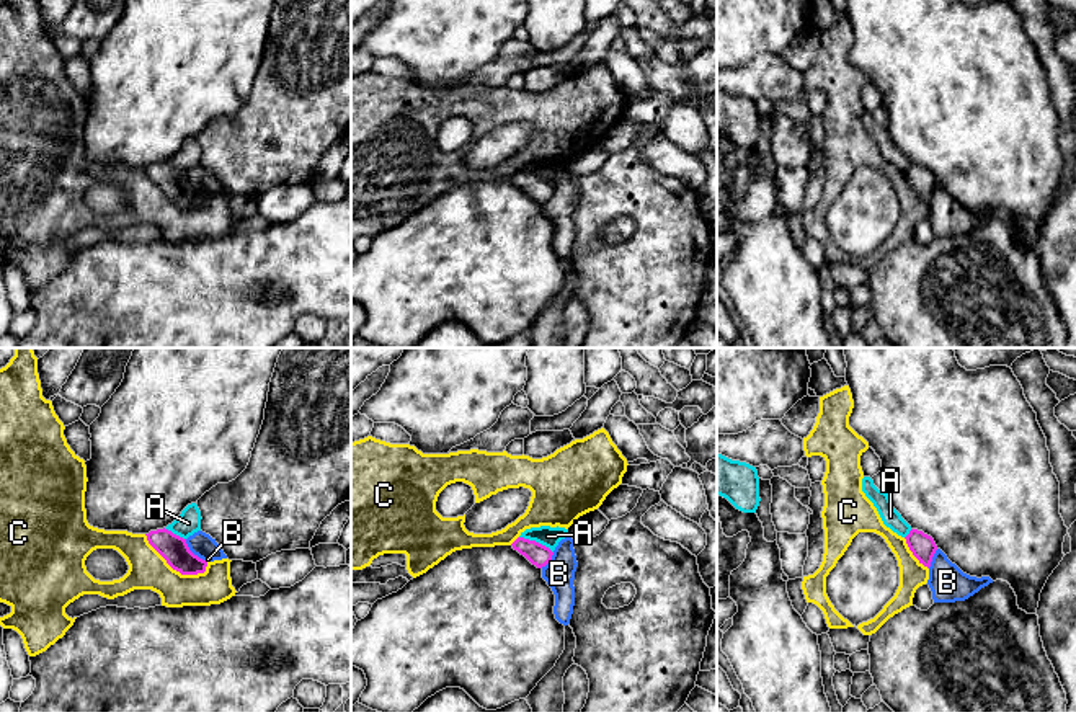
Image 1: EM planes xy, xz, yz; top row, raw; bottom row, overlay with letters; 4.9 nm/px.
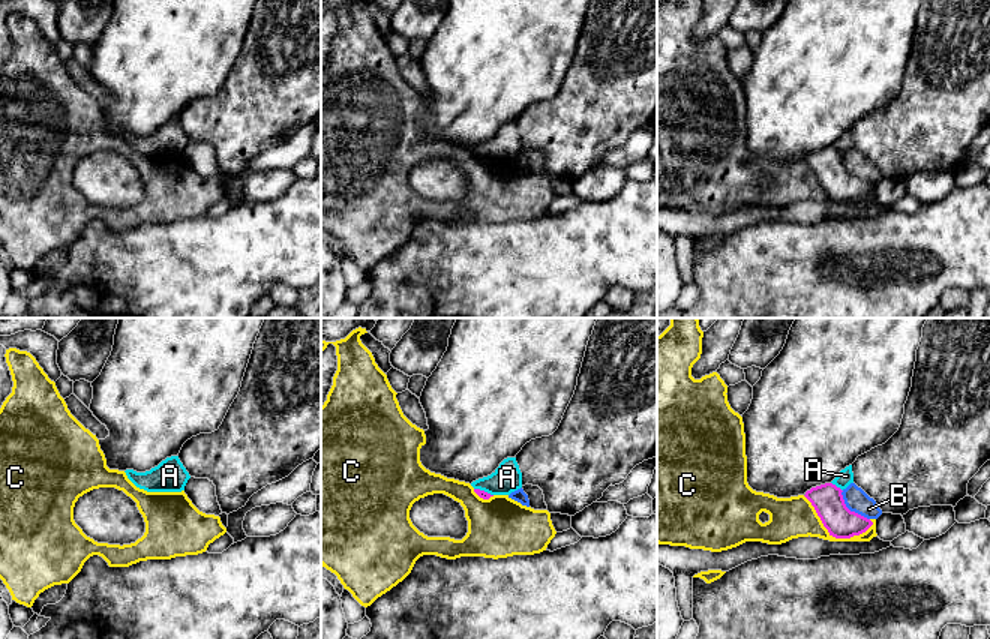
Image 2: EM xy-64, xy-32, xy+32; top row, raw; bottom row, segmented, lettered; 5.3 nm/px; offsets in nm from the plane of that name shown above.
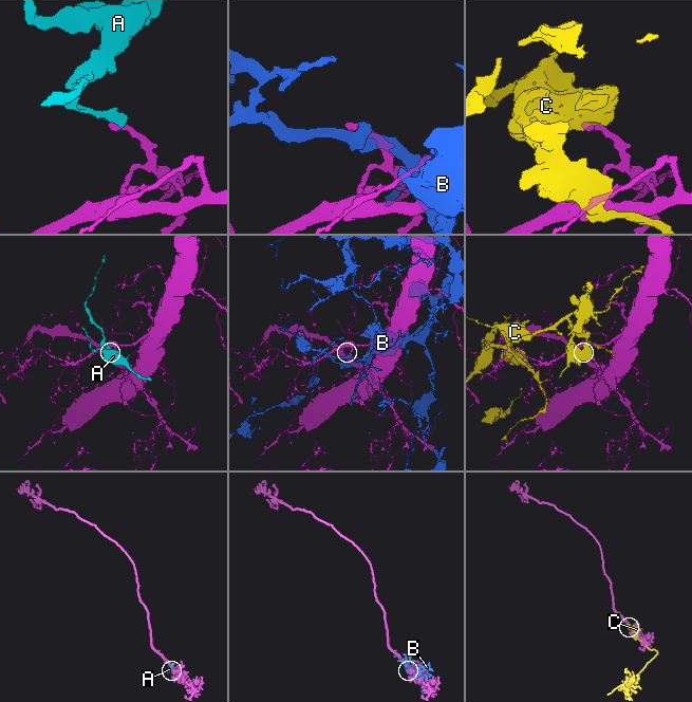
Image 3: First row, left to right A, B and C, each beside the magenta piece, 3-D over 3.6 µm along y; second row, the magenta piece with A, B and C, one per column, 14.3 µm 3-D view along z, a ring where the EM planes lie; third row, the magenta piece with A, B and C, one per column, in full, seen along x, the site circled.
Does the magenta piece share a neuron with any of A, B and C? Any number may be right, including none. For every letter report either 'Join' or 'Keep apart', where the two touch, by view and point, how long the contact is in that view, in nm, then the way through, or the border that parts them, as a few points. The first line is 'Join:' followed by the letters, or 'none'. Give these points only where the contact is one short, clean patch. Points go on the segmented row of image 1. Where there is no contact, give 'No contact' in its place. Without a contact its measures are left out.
Join: none
A: Keep apart. Touches magenta at xz (534, 541). Shared border 190 nm. Boundary: xz (520, 536), (538, 541), (552, 552)
B: Keep apart. Touches magenta at xy (191, 552). Shared border 160 nm
C: Keep apart. Touches magenta at xy (173, 569). Shared border 360 nm

